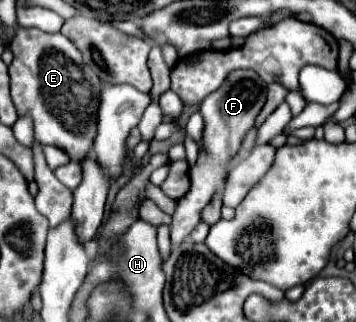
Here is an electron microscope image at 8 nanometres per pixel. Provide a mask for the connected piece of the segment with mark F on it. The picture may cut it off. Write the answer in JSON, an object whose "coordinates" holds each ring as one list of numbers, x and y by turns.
{"coordinates":[[238,69,238,71,230,73,230,77,226,77,222,87,218,91,210,93,202,101,200,113,204,117,204,139,202,139,204,151,200,153,198,163,190,169,190,183,192,183,190,191,186,193,186,197,182,197,178,201,178,207,172,215,170,235,172,235,174,245,182,243,190,235,190,231,198,225,202,209,212,199,216,189,224,183,224,179,230,171,230,161,240,151,240,143,242,143,246,131,252,129,254,119,260,113,264,101,266,101,266,89,262,87,262,79,258,77,258,73,254,73,250,69]]}

